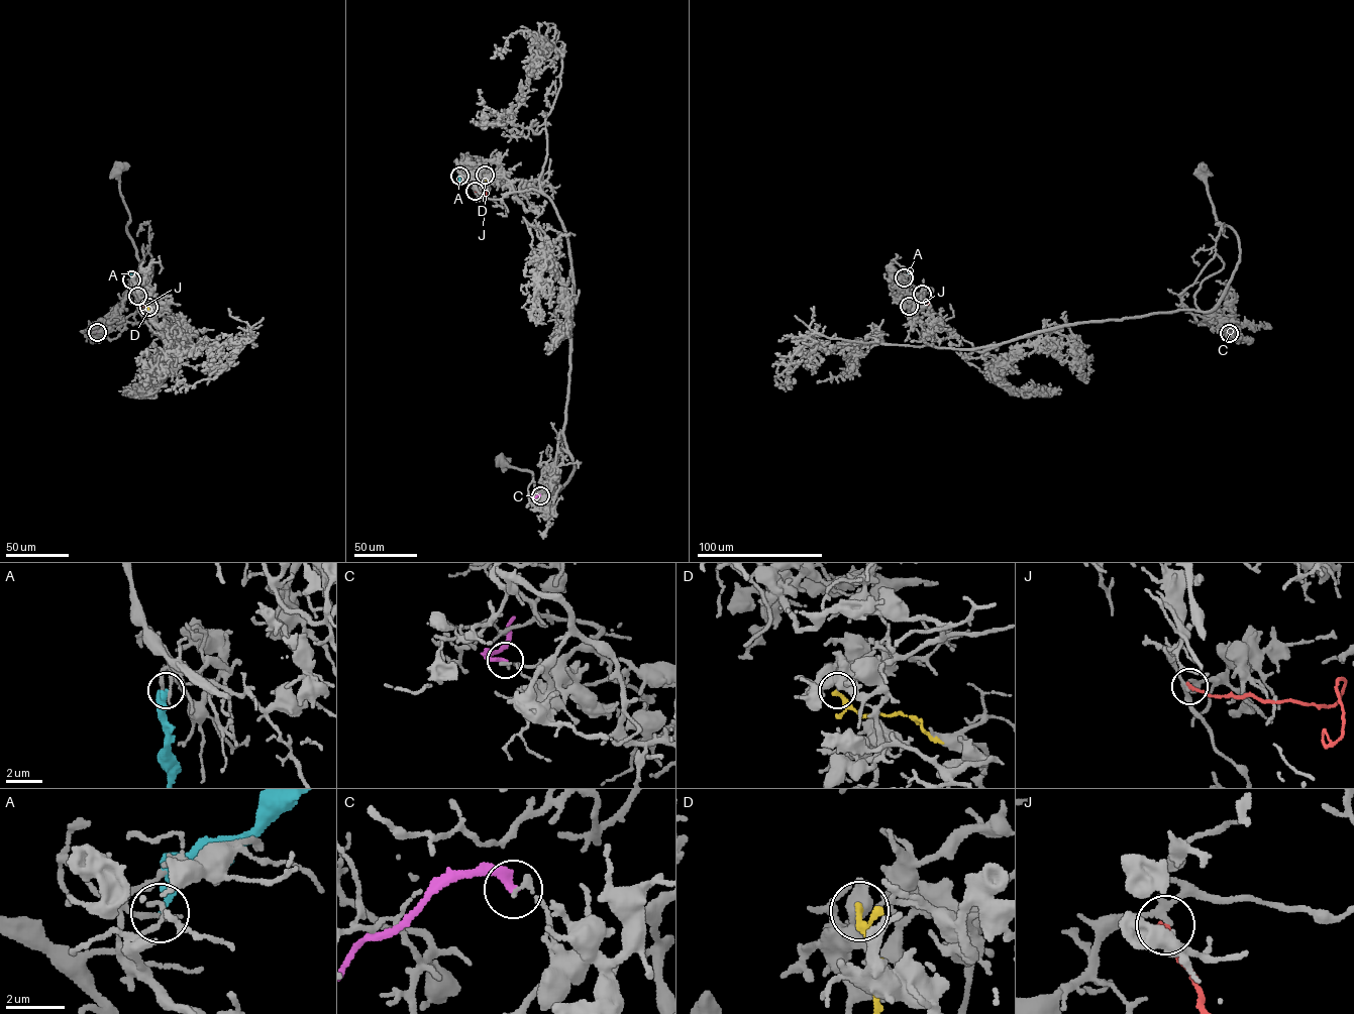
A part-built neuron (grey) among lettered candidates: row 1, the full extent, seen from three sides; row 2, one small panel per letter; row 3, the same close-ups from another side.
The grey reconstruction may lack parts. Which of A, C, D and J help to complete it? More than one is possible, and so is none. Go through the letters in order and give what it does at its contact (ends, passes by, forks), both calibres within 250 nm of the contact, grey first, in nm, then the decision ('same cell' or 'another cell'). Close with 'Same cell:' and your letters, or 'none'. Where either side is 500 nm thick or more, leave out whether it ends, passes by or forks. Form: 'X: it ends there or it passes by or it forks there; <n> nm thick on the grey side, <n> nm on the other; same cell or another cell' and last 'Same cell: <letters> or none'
A: it ends there; 200 nm thick on the grey side, 220 nm on the other; another cell
C: it ends there; 180 nm thick on the grey side, 280 nm on the other; another cell
D: it ends there; 440 nm thick on the grey side, 240 nm on the other; another cell
J: it ends there; 190 nm thick on the grey side, 150 nm on the other; another cell
Same cell: none

